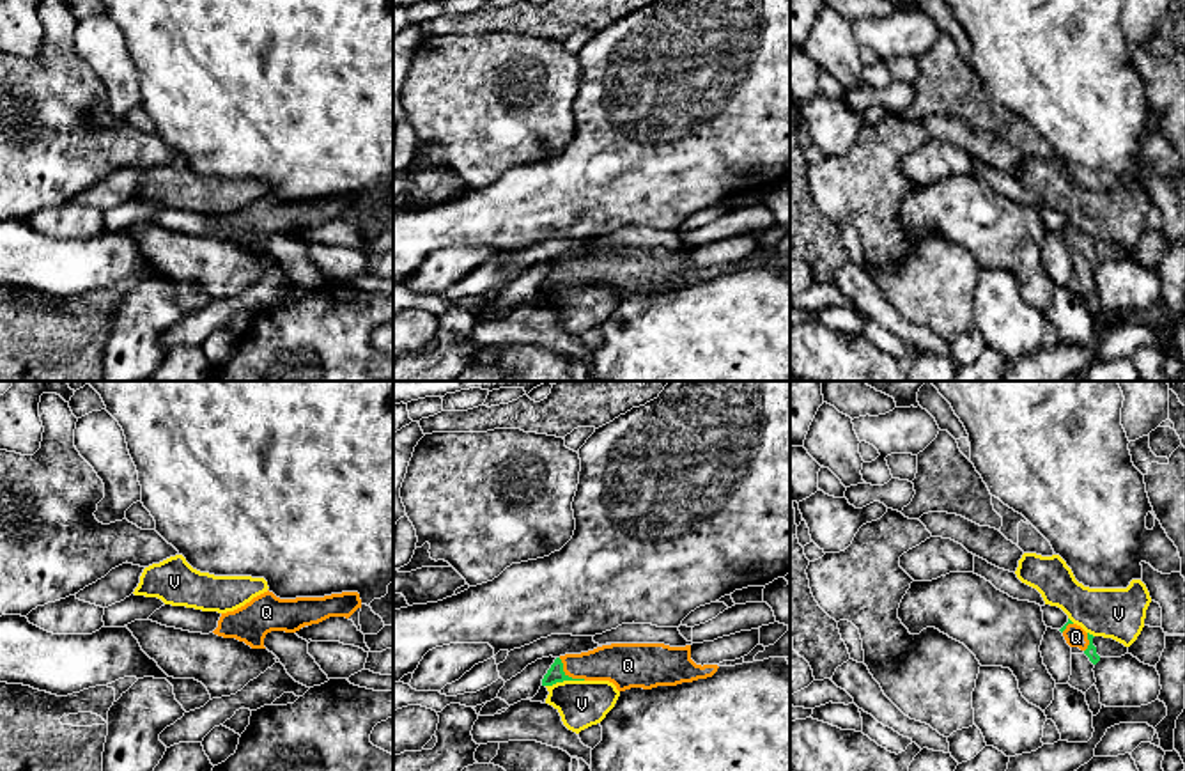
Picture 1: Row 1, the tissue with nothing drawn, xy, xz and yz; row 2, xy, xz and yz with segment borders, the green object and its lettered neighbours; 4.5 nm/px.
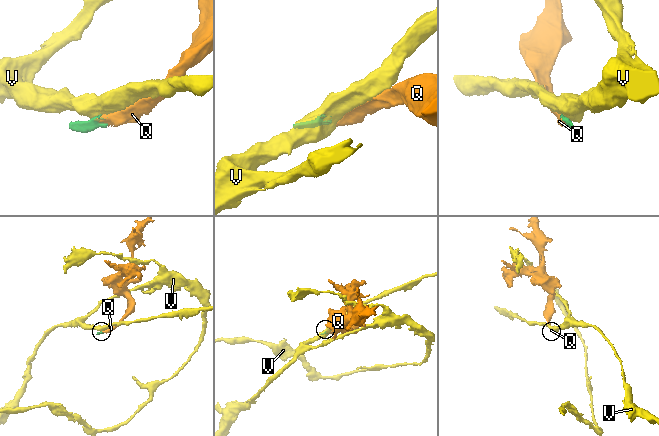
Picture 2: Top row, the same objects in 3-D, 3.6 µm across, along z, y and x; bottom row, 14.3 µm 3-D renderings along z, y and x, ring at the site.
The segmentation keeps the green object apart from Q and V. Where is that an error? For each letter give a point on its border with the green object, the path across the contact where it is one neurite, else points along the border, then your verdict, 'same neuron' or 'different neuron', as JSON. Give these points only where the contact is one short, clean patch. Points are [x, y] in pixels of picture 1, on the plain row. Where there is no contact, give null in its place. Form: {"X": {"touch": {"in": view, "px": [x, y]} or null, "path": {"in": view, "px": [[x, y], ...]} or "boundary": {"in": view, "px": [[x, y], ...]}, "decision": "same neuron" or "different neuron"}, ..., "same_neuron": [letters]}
{"Q": {"touch": {"in": "xz", "px": [567, 279]}, "decision": "same neuron"}, "V": {"touch": {"in": "xz", "px": [564, 282]}, "boundary": {"in": "xz", "px": [[583, 282], [564, 282], [546, 289]]}, "decision": "different neuron"}, "same_neuron": ["Q"]}

